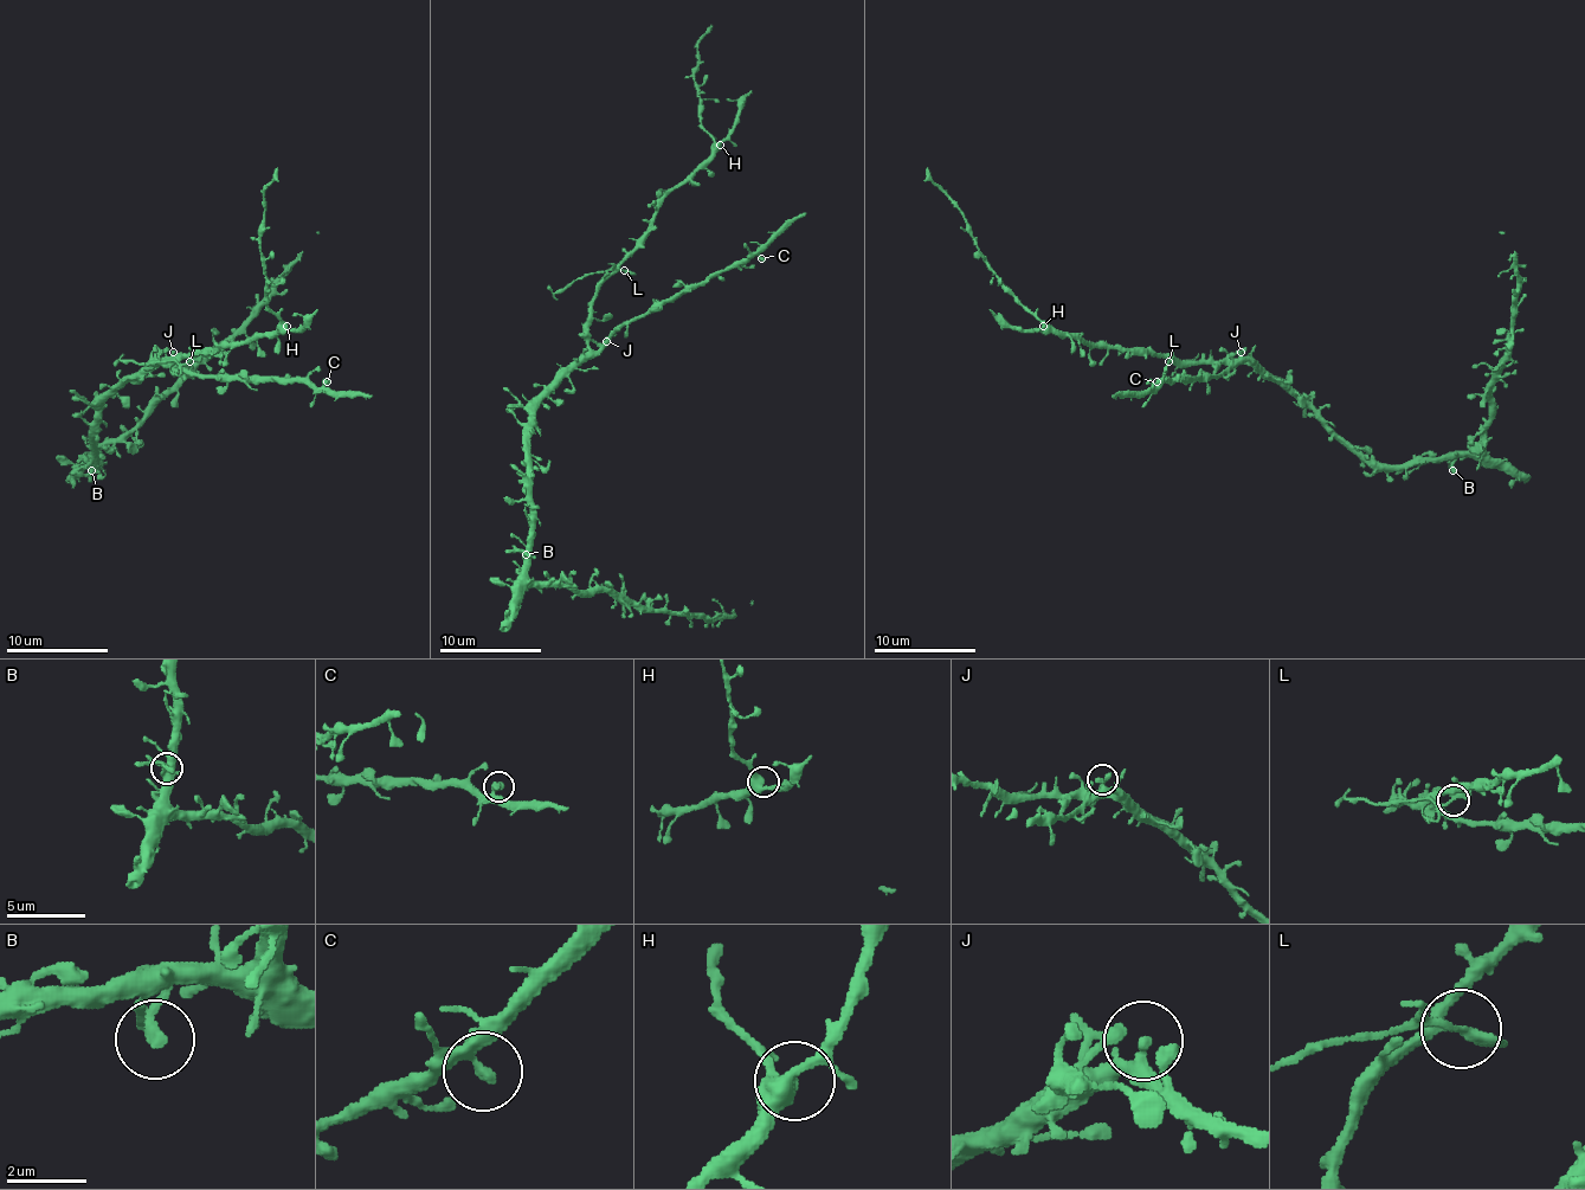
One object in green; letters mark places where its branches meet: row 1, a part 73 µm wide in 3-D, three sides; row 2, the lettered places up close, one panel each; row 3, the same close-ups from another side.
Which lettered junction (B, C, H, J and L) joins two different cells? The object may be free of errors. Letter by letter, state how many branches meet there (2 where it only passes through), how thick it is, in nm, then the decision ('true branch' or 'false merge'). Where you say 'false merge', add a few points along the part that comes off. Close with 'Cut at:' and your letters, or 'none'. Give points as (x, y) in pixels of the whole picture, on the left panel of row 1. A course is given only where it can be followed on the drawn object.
B: branches 2; calibre 240 nm; true branch
C: branches 2; calibre 240 nm; true branch
H: branches 3; calibre 400 nm; true branch
J: branches 2; calibre 320 nm; true branch
L: branches 3; calibre 260 nm; false merge; course (191, 361), (115, 364)
Cut at: L

